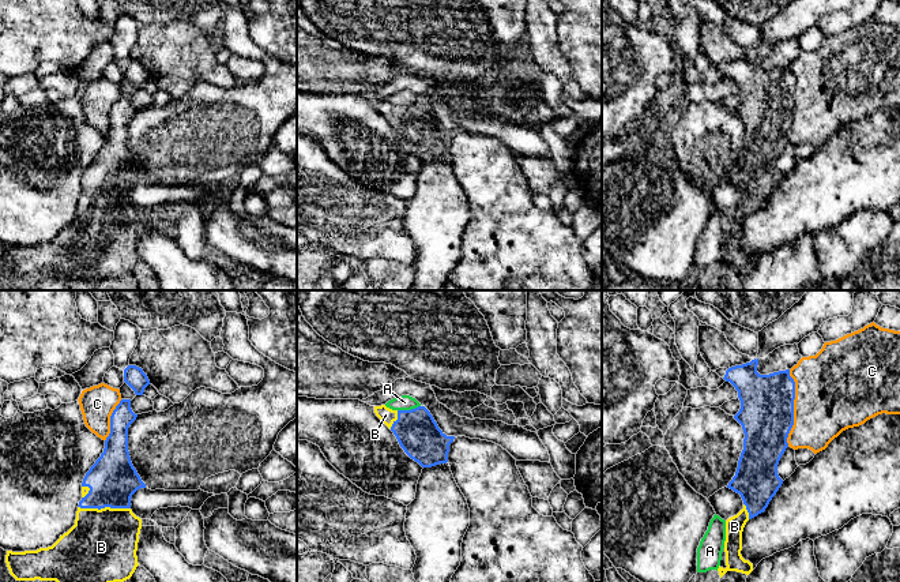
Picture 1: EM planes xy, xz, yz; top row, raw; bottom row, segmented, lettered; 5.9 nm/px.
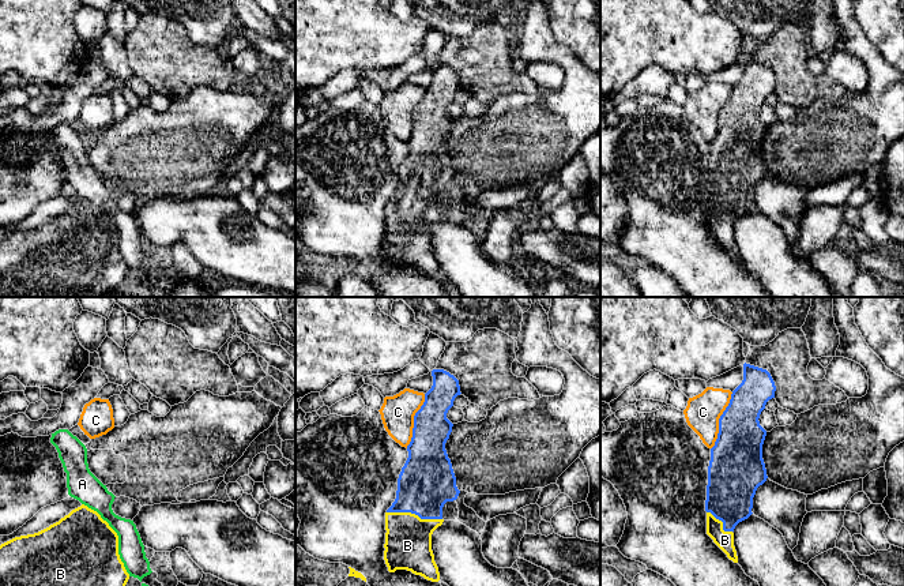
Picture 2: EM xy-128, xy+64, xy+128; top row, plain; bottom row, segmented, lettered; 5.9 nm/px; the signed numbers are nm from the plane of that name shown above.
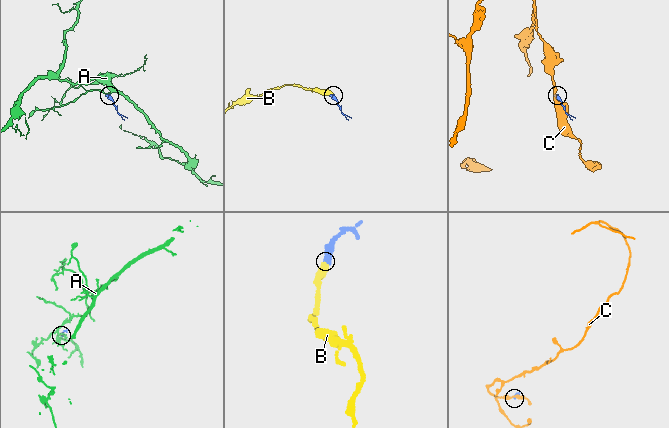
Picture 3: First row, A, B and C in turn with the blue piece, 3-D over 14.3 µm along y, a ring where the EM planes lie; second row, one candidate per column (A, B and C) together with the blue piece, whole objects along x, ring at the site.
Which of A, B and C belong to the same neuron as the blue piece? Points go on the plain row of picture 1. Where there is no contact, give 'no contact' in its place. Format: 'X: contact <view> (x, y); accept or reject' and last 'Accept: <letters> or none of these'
A: contact xz (409, 105); reject
B: contact xy (104, 202); accept
C: contact yz (793, 102); reject
Accept: B

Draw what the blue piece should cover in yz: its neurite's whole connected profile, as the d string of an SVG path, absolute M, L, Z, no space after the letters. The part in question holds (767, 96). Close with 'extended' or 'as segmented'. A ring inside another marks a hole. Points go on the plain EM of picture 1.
M758 53L731 61L723 72L738 86L741 104L734 113L742 120L745 134L735 170L727 180L727 183L741 189L743 203L726 215L724 247L727 262L723 263L719 260L718 266L720 273L727 266L737 266L746 270L753 266L753 259L741 249L742 226L749 214L765 206L783 179L783 174L777 169L777 159L788 142L787 132L794 120L795 76L790 71L790 64L760 70L757 60Z; extended

